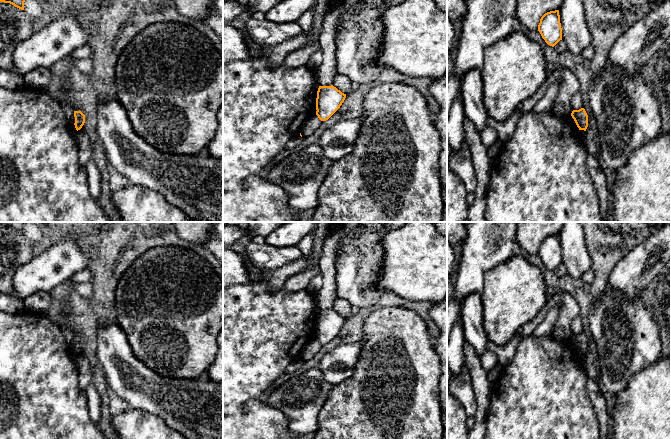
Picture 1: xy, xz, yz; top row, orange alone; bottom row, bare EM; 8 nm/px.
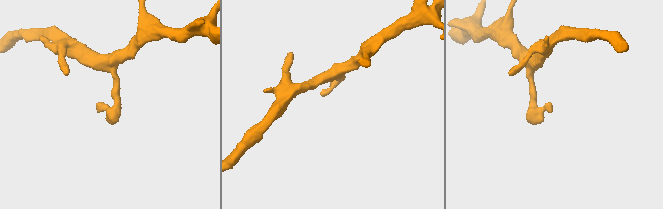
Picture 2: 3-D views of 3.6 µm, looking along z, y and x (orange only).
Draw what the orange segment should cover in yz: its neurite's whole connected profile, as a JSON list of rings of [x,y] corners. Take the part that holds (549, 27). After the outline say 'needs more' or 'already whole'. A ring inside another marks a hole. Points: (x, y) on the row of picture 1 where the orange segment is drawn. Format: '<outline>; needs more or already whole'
[[[559,10],[545,13],[540,19],[538,31],[545,42],[552,47],[562,40]]]; already whole

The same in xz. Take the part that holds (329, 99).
[[[333,85],[319,86],[316,98],[316,115],[321,121],[328,120],[342,105],[346,94]]]; already whole

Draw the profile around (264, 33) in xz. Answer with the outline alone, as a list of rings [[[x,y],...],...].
[[[250,17],[246,22],[246,33],[260,46],[278,45],[304,31],[296,23],[273,23],[266,19],[256,20]]]

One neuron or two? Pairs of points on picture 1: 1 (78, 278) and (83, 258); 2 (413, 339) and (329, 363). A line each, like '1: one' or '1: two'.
1: two
2: two

